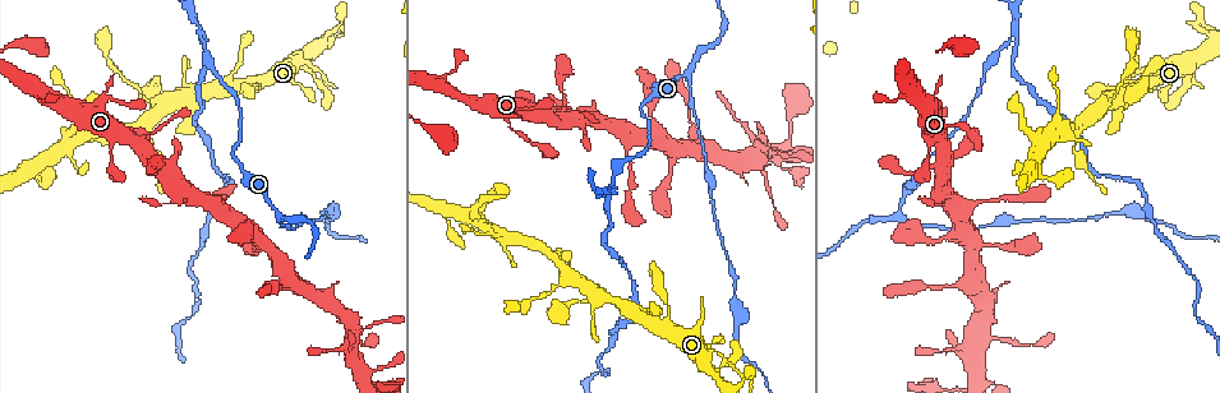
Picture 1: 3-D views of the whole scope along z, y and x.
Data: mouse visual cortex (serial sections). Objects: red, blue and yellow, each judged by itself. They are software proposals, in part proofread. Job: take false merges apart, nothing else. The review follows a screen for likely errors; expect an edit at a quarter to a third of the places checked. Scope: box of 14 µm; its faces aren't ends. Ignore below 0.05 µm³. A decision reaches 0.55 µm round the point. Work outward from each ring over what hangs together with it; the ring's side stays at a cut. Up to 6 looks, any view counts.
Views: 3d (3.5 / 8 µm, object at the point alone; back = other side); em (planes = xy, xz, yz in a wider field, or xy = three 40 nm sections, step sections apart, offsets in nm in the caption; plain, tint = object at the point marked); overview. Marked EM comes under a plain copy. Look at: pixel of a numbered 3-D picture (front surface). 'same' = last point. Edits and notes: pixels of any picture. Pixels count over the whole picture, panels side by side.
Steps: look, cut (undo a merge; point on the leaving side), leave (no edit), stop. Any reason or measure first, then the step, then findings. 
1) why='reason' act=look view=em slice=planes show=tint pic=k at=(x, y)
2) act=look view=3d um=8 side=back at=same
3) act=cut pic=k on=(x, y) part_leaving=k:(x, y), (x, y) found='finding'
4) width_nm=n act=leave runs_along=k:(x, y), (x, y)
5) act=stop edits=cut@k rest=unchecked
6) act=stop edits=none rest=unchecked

why='sharp bend' act=look view=3d um=3.5 pic=1 at=(277, 213)

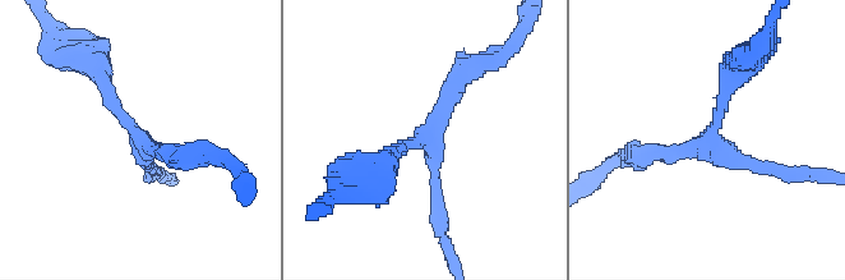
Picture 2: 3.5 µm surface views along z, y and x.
act=look view=em slice=planes show=tint pic=2 at=(715, 140)

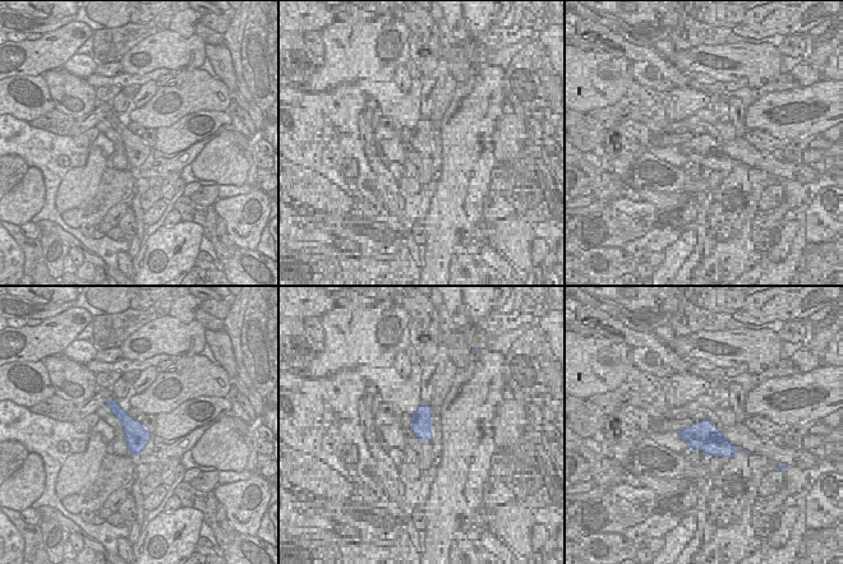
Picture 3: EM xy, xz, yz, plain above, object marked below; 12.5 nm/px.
arm_widths_nm=150,200,200 act=leave found='one cell here'

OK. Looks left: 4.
act=look view=3d um=8 pic=1 at=(203, 39)

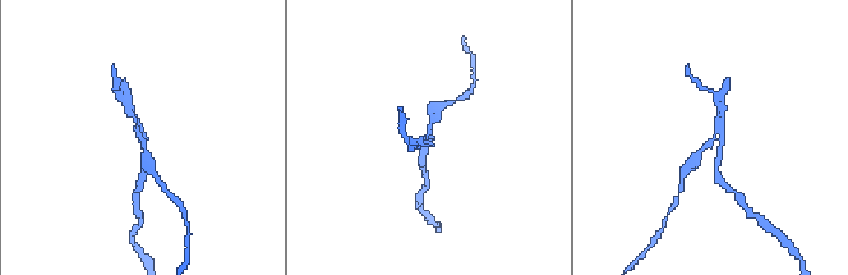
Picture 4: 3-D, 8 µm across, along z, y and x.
why='zoom in' act=look view=3d um=3.5 pic=4 at=(714, 137)

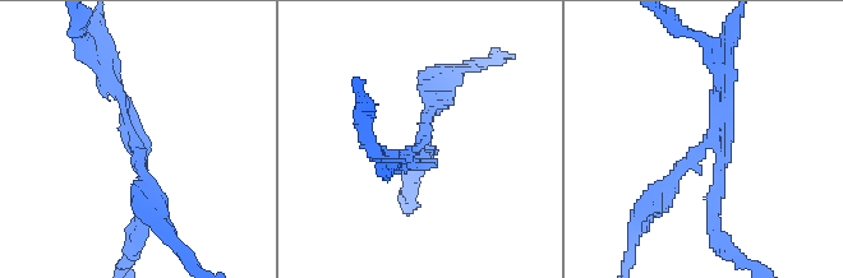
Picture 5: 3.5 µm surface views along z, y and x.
arms=3 arm_widths_nm=150,150,200 why='need the tissue' act=look view=em slice=xy step=1 show=tint pic=5 at=(422, 141)

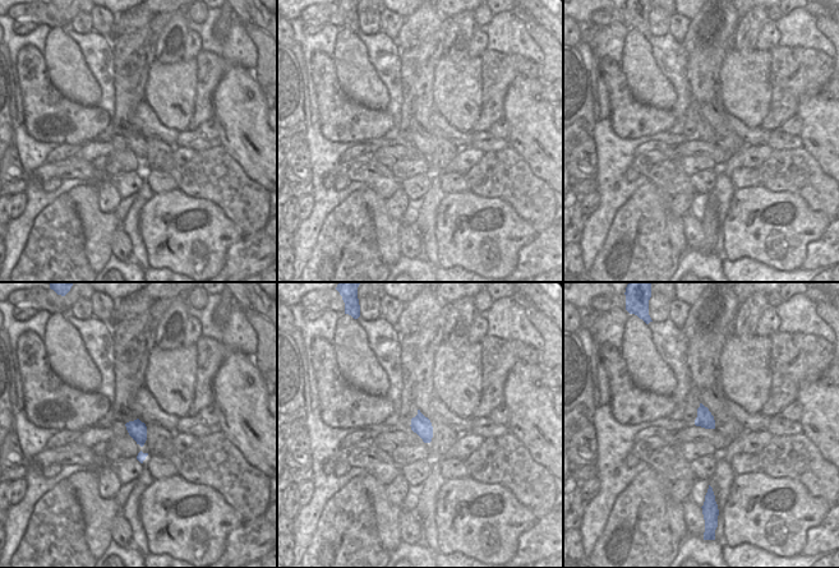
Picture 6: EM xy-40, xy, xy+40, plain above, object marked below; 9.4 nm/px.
act=cut pic=5 on=(125, 115) part_leaving=5:(694, 153), (721, 153), (721, 244) found='two cells meet here'

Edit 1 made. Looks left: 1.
act=stop edits=cut@5 rest=unchecked

